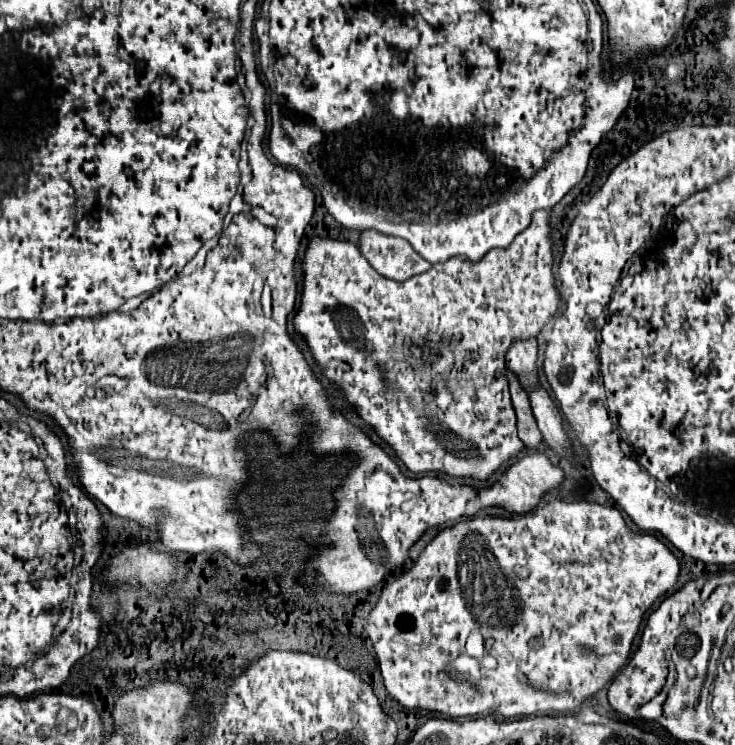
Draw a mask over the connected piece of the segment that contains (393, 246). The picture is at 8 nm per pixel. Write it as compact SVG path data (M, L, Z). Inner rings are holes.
M366 230L360 236L360 252L372 264L378 274L404 282L416 274L432 268L404 238L392 238L374 230Z

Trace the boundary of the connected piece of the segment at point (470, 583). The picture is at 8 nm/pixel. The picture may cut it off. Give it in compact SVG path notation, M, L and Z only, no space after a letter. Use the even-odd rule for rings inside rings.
M554 498L550 502L540 504L536 510L528 514L484 516L478 520L462 520L450 528L444 528L424 548L424 552L418 556L412 568L408 568L400 578L384 586L376 606L368 616L366 634L374 644L388 694L408 710L422 708L430 712L442 712L448 718L482 716L490 710L493 710L496 718L572 714L581 708L584 700L600 692L626 666L632 642L640 630L644 614L660 596L664 596L676 586L678 576L680 576L680 562L670 552L670 548L652 534L636 534L630 528L626 528L620 512L614 506L604 506L596 502L564 502L560 498ZM454 660L458 660L458 672L464 674L474 672L476 668L490 668L490 670L482 670L478 684L470 684L468 680L458 680L457 669L454 672L446 672L446 668L450 668Z

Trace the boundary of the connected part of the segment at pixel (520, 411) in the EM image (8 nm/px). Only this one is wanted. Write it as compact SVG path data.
M506 370L506 378L510 384L512 406L514 406L516 418L518 418L518 436L526 448L538 448L542 442L542 434L538 432L538 426L534 424L534 416L530 412L530 402L526 400L526 390L520 386L520 380L516 378L516 374L512 370Z

